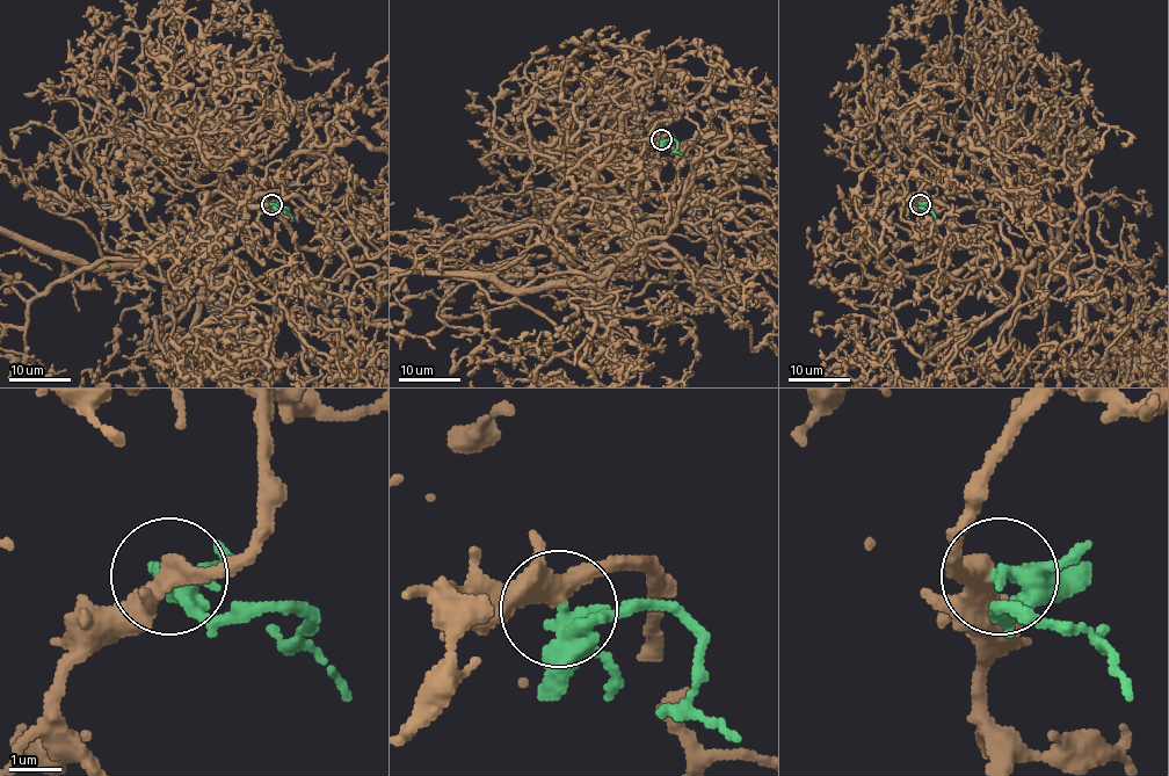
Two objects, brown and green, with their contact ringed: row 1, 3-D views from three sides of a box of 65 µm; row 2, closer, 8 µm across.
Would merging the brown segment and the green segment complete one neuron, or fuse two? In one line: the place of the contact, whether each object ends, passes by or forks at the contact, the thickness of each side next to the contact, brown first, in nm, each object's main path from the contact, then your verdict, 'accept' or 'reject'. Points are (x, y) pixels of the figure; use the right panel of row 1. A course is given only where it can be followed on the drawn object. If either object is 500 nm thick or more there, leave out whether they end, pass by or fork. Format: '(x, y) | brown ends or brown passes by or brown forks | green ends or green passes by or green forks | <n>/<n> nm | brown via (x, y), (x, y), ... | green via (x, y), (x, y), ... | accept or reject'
(920, 204) | brown forks | green forks | 320/280 nm | brown via (920, 204), (927, 181), (973, 176), (1036, 203), (1068, 262), (1055, 265), (1039, 209), (978, 208), (957, 137) | green via (920, 204), (935, 218) | reject

